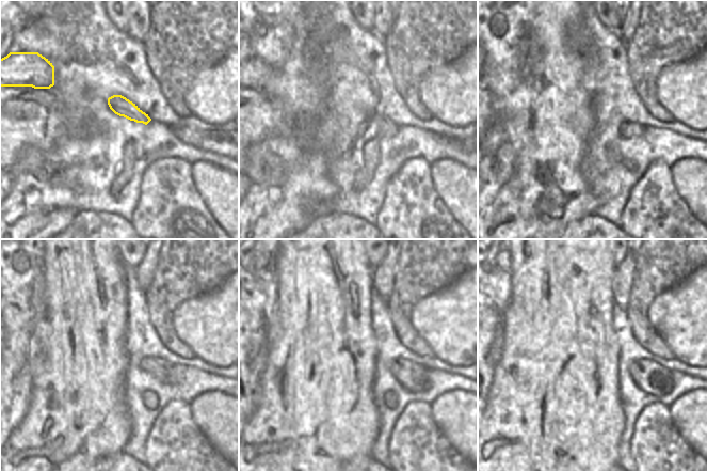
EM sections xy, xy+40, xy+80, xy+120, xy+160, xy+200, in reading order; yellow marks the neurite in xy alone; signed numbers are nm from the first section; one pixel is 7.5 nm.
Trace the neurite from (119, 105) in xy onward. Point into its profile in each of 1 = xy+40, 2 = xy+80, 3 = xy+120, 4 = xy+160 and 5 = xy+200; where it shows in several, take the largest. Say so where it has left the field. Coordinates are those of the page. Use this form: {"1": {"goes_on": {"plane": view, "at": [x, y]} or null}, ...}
{"1": {"goes_on": {"plane": "xy+40", "at": [386, 127]}}, "2": {"goes_on": {"plane": "xy+80", "at": [627, 129]}}, "3": {"goes_on": {"plane": "xy+120", "at": [161, 370]}}, "4": {"goes_on": {"plane": "xy+160", "at": [414, 377]}}, "5": {"goes_on": {"plane": "xy+200", "at": [653, 378]}}}

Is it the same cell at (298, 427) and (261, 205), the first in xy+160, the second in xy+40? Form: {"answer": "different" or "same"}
{"answer": "different"}

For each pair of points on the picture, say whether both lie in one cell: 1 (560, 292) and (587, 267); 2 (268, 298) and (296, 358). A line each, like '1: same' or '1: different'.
1: same
2: different

